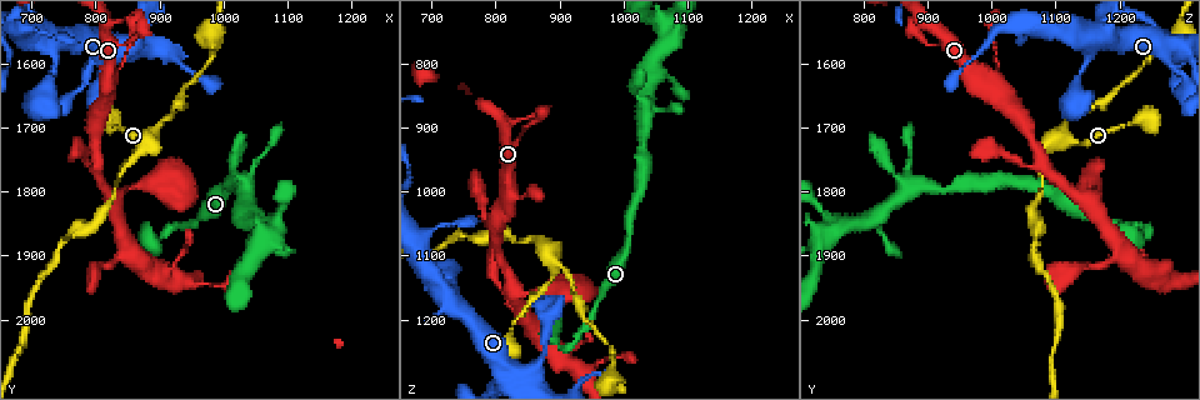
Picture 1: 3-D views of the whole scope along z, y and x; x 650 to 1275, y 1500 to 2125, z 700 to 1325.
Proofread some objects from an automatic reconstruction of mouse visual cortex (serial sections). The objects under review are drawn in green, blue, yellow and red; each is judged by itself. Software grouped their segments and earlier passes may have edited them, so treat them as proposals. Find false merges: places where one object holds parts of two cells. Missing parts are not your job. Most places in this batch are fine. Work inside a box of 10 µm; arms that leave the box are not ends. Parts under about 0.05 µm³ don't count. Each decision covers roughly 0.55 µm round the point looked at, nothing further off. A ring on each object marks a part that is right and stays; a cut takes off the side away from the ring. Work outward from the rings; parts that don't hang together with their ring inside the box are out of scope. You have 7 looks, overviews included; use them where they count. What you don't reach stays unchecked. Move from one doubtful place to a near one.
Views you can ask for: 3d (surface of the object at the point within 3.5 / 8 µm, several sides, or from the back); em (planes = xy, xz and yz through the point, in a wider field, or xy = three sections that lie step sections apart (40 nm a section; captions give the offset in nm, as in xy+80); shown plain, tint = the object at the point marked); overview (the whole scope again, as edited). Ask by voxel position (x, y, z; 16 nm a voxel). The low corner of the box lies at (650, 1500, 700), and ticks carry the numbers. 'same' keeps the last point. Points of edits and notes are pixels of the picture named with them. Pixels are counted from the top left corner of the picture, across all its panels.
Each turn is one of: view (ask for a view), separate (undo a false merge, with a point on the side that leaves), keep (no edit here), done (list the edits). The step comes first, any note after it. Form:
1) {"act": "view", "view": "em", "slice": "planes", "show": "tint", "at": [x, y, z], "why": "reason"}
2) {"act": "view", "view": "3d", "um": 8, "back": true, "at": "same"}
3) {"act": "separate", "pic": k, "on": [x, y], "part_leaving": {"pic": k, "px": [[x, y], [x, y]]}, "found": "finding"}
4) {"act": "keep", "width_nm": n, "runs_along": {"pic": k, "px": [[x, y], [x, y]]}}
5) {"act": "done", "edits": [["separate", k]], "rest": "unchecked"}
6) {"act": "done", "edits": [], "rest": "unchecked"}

{"act": "view", "view": "3d", "um": 8, "at": [890, 1720, 1110], "why": "abrupt turn"}

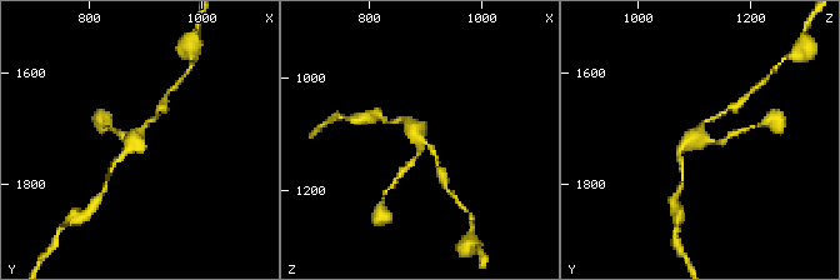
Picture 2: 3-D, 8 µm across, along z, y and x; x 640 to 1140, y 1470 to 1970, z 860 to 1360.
{"act": "view", "view": "3d", "um": 3.5, "at": "same"}

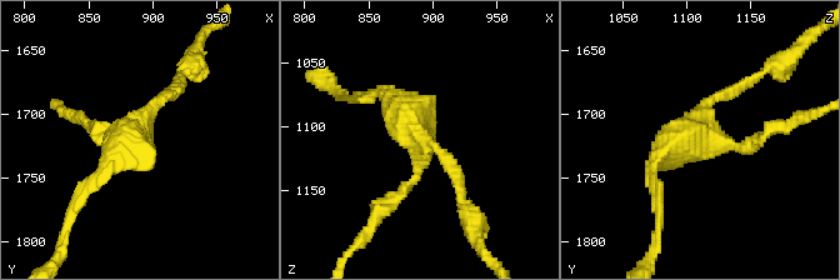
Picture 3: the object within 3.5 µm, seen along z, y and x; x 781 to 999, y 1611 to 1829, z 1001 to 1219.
{"act": "view", "view": "em", "slice": "xy", "step": 2, "show": "tint", "at": [892, 1720, 1114], "arms": 3, "arm_widths_nm": [150, 150, 250], "why": "now the EM"}

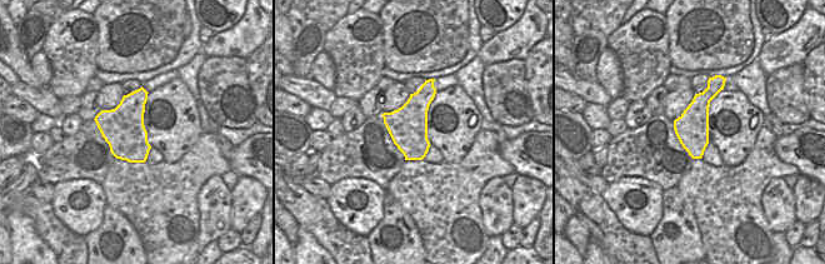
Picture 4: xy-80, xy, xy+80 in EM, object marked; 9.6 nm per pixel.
{"act": "keep", "runs_along": {"pic": 3, "px": [[769, 133], [746, 148], [675, 140], [650, 175]]}, "found": "one cell here"}

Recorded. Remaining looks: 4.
{"act": "view", "view": "3d", "um": 3.5, "at": [740, 1575, 1160]}

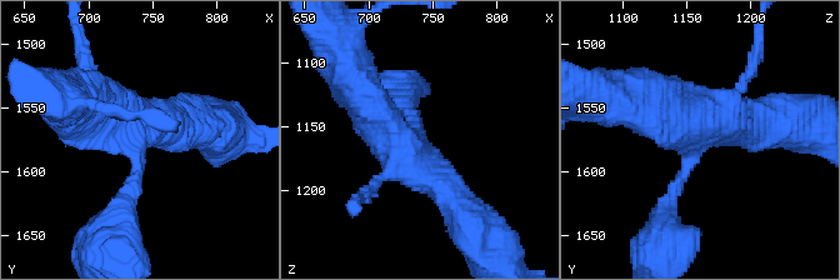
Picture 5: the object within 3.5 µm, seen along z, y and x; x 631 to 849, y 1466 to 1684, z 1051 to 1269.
{"act": "view", "view": "em", "slice": "planes", "show": "tint", "at": [736, 1572, 1162], "arms": 4, "arm_widths_nm": [150, 150, 450, 500]}

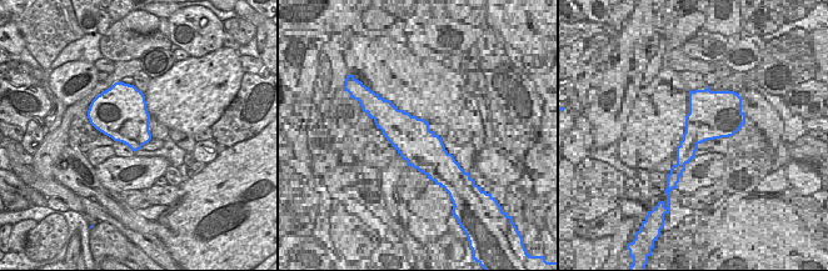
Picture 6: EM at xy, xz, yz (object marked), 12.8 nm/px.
{"act": "keep", "runs_along": {"pic": 5, "px": [[468, 211], [390, 141], [360, 93]]}, "found": "all the same cell"}

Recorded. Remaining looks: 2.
{"act": "view", "view": "3d", "um": 8, "at": [1035, 1795, 865], "why": "calibre changes"}

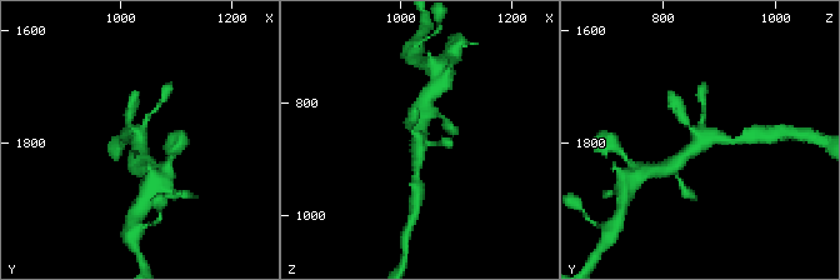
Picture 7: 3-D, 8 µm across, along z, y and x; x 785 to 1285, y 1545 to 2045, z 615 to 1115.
{"act": "view", "view": "3d", "um": 3.5, "back": true, "at": "same"}

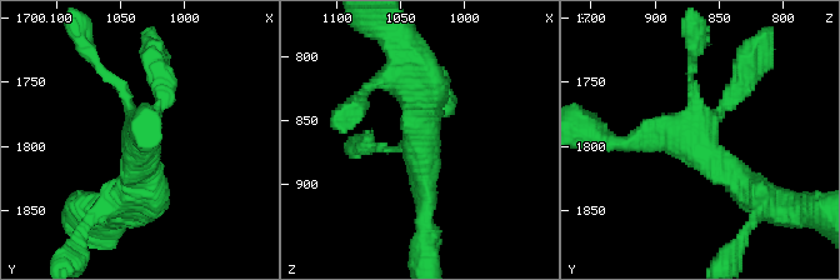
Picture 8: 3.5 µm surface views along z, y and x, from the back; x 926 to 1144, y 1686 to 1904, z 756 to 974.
{"act": "keep", "runs_along": {"pic": 8, "px": [[611, 140], [691, 140], [755, 194]]}, "found": "all the same cell"}

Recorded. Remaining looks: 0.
{"act": "done", "edits": [], "rest": "unchecked"}

